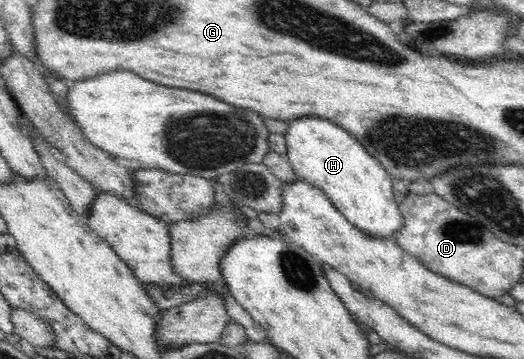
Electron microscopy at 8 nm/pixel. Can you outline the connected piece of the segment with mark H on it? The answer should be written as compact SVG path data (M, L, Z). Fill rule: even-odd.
M310 116L289 121L284 135L286 155L293 165L297 178L319 187L333 201L333 205L339 209L339 212L345 215L358 230L363 230L364 233L375 235L375 237L393 237L395 231L403 228L405 219L394 199L393 183L395 179L385 170L379 159L372 157L363 143L353 137L349 131L336 125L335 122L319 116Z

